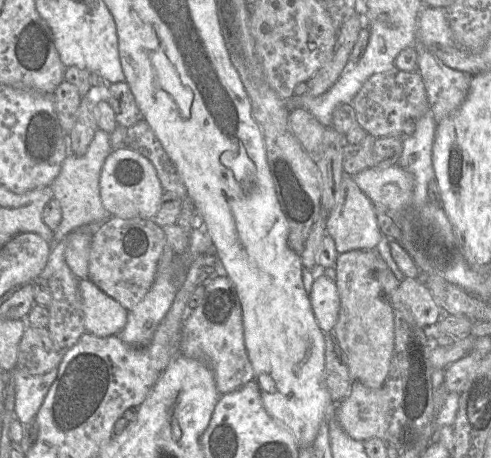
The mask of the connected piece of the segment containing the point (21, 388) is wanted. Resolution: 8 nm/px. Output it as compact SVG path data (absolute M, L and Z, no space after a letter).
M59 366L43 375L27 375L18 369L8 372L15 389L15 414L23 425L34 422L58 370Z

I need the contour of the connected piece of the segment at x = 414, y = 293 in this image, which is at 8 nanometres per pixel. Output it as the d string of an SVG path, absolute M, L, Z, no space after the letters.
M404 277L400 281L399 293L419 327L433 325L442 317L444 312L420 278Z

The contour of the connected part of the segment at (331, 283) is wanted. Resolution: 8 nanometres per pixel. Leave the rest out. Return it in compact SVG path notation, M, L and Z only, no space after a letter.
M321 274L313 283L309 299L321 330L333 333L341 307L335 280Z

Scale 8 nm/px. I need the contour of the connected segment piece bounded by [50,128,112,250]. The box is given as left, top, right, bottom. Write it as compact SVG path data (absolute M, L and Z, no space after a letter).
M98 128L87 151L82 156L68 154L62 163L59 175L51 183L53 198L60 203L62 209L62 220L59 227L54 231L50 250L63 241L72 231L89 224L101 224L111 216L104 208L99 193L101 169L112 151L109 138L108 133Z

